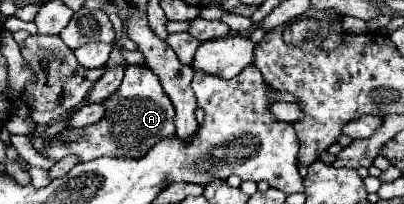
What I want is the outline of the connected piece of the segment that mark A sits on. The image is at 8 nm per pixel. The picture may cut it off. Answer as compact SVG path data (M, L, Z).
M126 66L126 76L120 88L102 102L104 116L92 126L86 128L66 128L56 134L46 150L40 154L54 162L64 156L78 156L80 162L88 162L100 156L116 156L116 158L142 158L148 154L152 146L156 146L164 138L172 138L174 134L174 106L164 92L160 80L148 66Z

